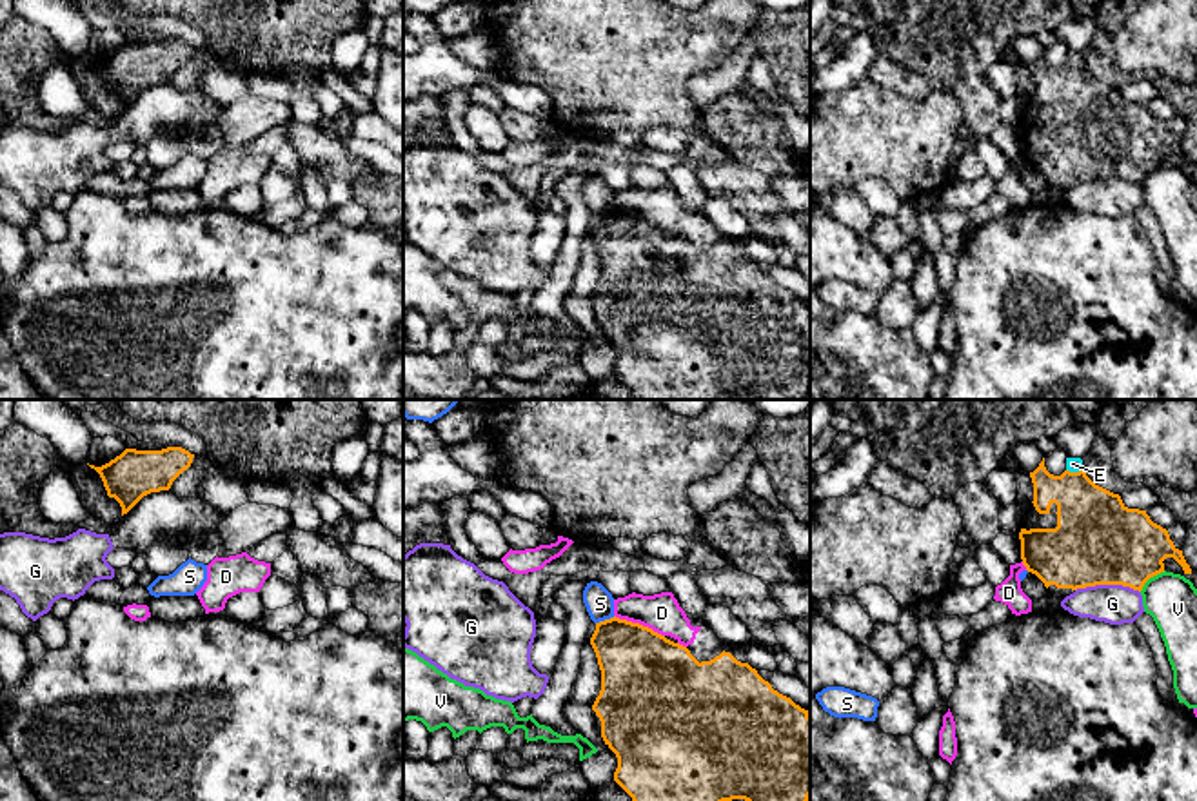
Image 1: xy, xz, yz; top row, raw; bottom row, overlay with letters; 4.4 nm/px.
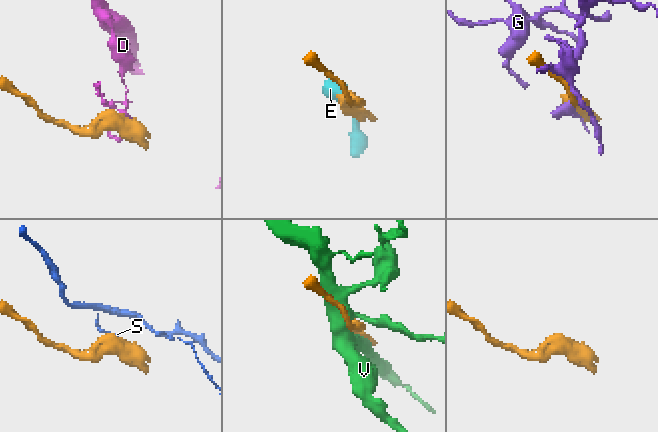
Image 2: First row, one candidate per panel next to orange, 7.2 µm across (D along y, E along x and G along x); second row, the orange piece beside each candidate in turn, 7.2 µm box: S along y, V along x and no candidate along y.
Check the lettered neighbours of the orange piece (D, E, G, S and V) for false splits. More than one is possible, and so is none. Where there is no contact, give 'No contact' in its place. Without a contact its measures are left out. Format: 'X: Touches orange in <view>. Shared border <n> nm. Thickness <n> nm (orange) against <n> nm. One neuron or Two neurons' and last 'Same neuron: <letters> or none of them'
D: Touches orange in xz. Shared border 240 nm. Thickness 400 nm (orange) against 170 nm. Two neurons
E: Touches orange in yz. Shared border 70 nm. Thickness 320 nm (orange) against 60 nm. Two neurons
G: Touches orange in yz. Shared border 280 nm. Thickness 380 nm (orange) against 180 nm. Two neurons
S: Touches orange in xz. Shared border 90 nm. Thickness 340 nm (orange) against 130 nm. Two neurons
V: Touches orange in yz. Shared border 150 nm. Thickness 360 nm (orange) against 220 nm. Two neurons
Same neuron: none of them

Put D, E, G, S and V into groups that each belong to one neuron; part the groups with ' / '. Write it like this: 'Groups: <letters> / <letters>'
Groups: D / E / G / S / V

